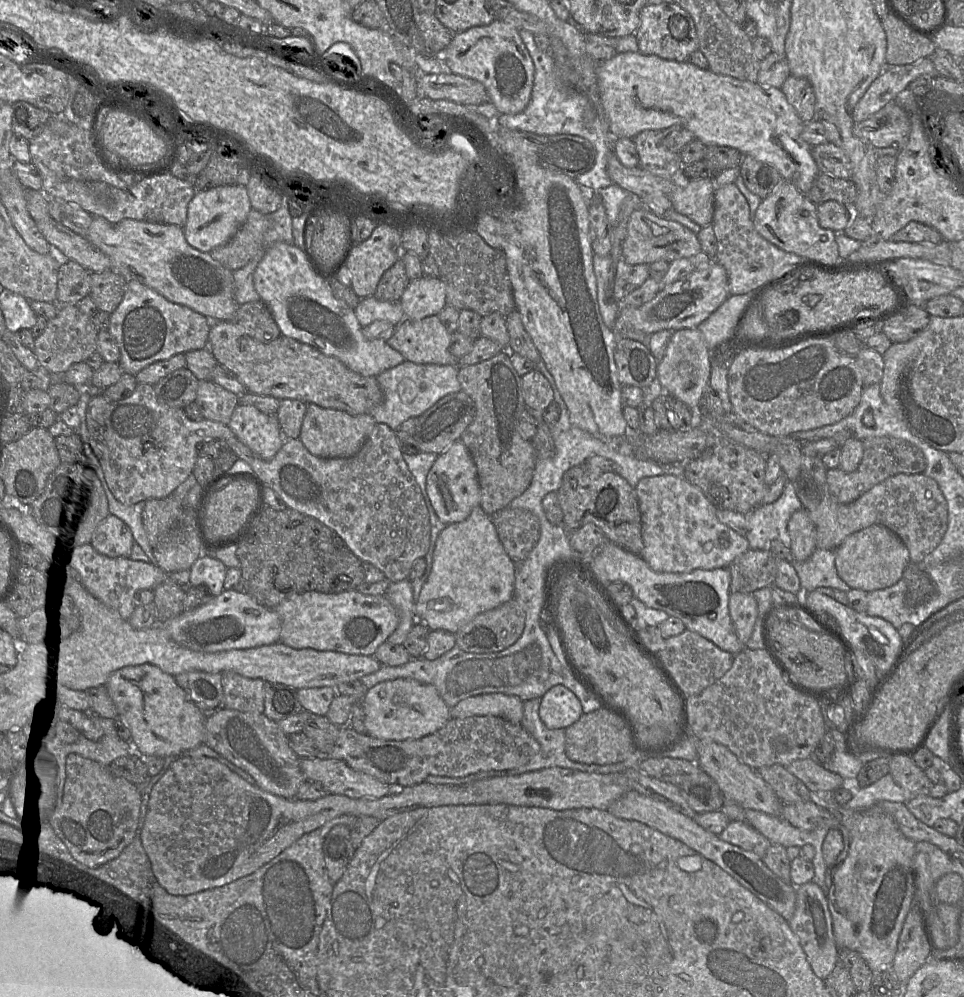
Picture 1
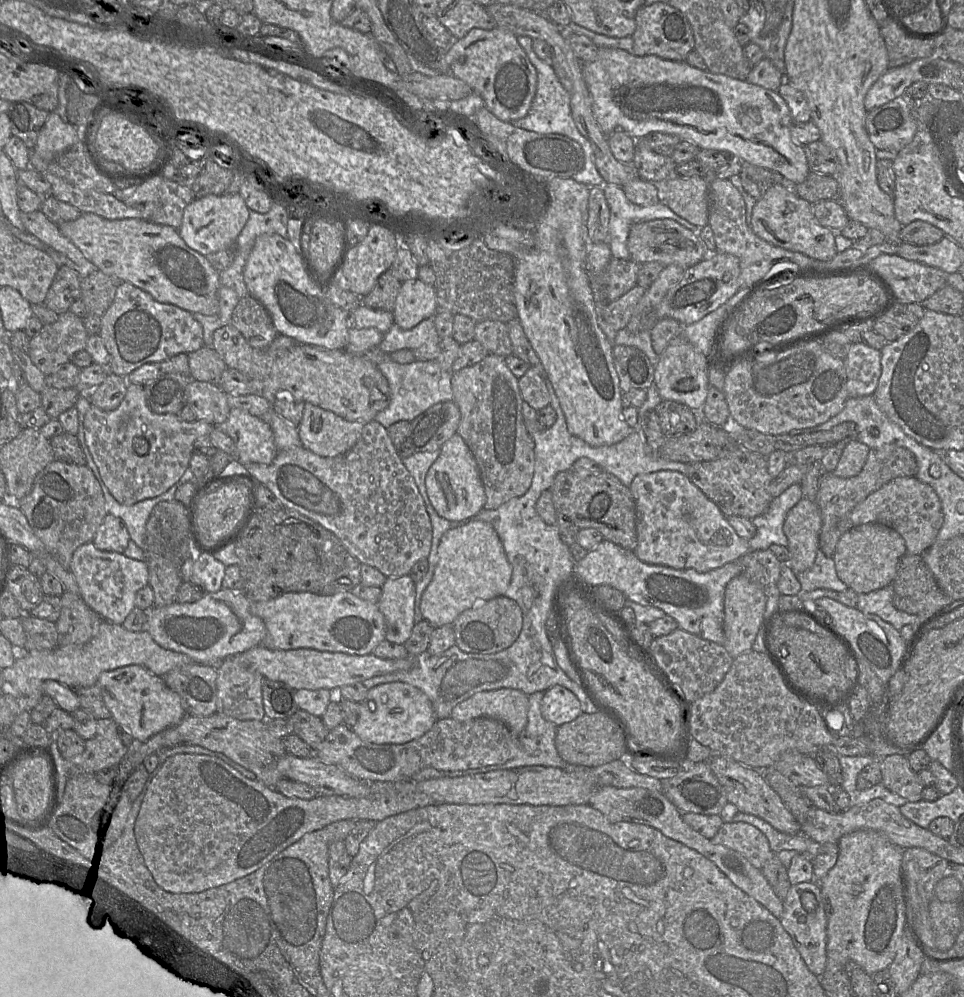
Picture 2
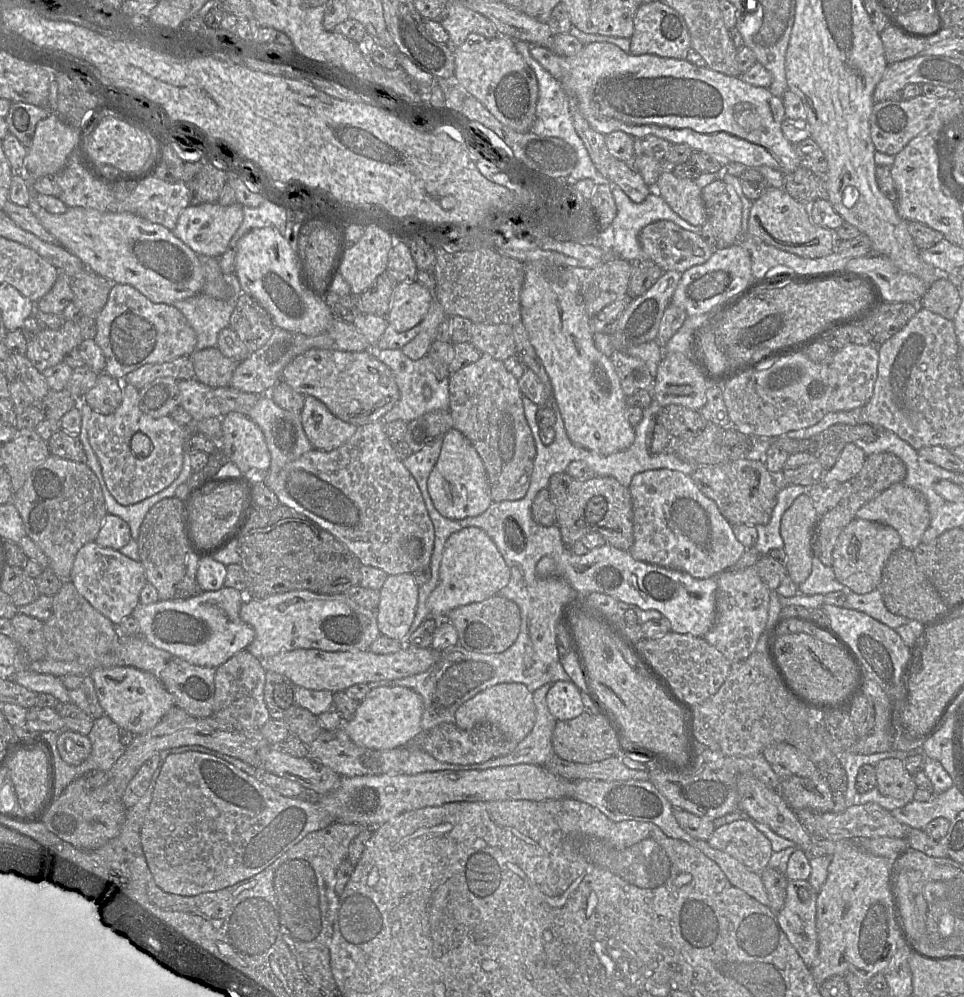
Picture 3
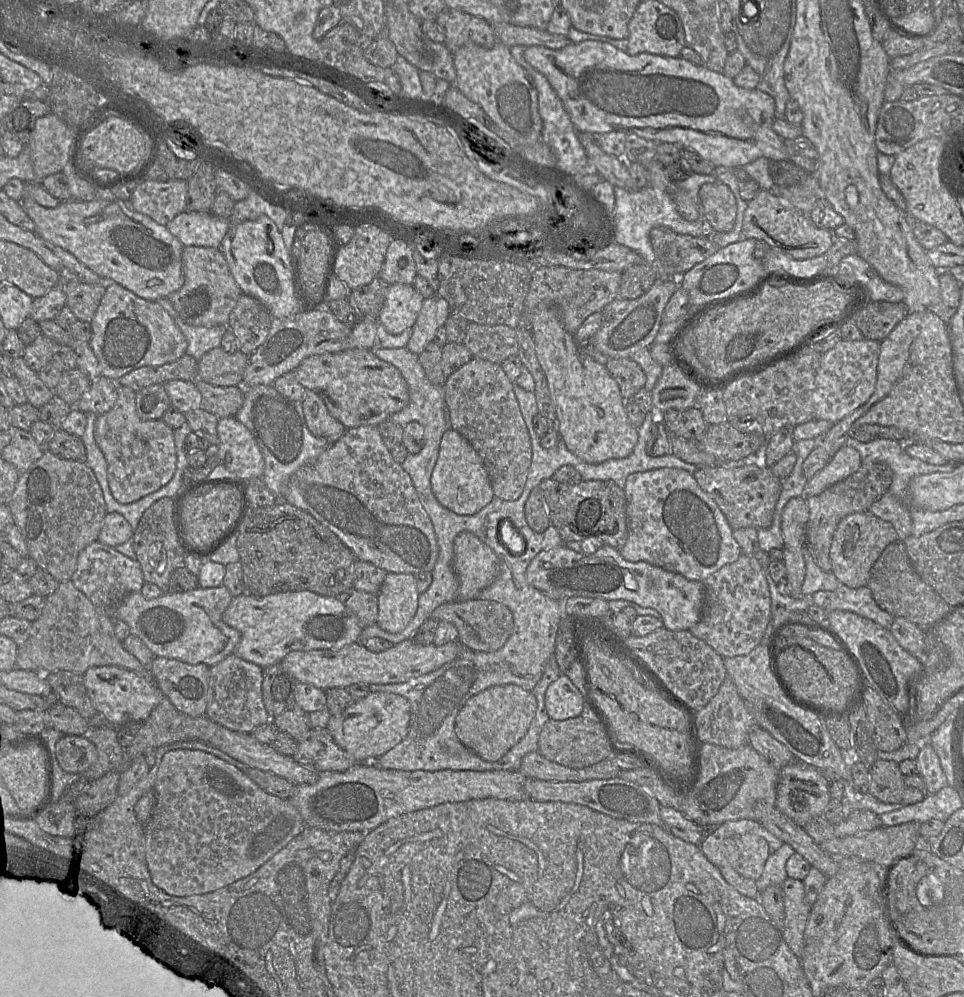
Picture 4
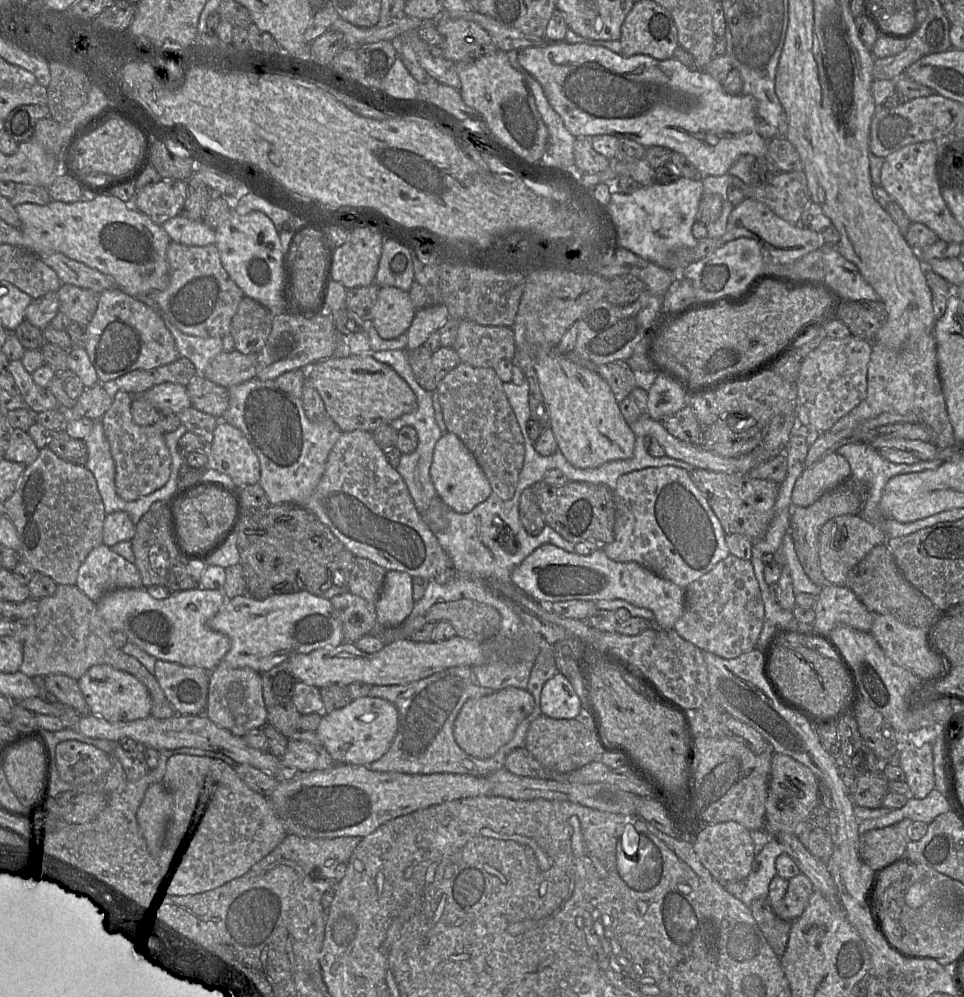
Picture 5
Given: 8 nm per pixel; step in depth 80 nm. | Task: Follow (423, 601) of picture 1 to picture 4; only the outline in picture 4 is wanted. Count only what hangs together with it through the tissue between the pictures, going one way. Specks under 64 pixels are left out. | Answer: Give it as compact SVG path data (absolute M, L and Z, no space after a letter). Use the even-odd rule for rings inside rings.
M471 532L456 536L452 566L459 581L456 601L476 598L494 582L499 572L496 554Z

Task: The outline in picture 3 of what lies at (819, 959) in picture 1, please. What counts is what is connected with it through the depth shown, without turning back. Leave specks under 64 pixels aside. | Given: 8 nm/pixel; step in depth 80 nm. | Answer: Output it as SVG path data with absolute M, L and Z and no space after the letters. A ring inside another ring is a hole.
M789 880L783 908L777 913L778 924L806 966L811 969L818 963L818 934L816 928L816 901L818 893L808 880Z

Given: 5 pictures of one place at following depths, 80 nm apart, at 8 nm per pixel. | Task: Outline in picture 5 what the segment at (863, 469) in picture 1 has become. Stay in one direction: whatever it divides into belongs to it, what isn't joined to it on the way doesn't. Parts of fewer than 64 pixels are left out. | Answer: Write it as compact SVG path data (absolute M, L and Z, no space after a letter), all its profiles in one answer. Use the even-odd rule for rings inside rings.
M850 476L838 486L822 495L816 502L807 507L790 506L790 529L796 553L806 575L819 587L832 585L824 577L819 558L819 535L822 526L830 519L842 515L859 515L864 509L869 495L866 482Z

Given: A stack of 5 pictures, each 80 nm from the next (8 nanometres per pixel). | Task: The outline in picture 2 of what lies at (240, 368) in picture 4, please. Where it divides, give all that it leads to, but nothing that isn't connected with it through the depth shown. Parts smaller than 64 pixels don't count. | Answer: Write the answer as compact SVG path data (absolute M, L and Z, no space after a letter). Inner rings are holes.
M203 346L187 355L192 379L219 384L227 366L213 347Z

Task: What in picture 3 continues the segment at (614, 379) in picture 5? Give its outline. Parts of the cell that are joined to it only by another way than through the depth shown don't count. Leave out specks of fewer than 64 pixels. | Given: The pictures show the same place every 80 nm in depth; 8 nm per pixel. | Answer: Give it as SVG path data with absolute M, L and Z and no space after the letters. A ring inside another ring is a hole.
M616 350L609 358L626 396L630 396L638 390L651 389L654 378L642 360Z

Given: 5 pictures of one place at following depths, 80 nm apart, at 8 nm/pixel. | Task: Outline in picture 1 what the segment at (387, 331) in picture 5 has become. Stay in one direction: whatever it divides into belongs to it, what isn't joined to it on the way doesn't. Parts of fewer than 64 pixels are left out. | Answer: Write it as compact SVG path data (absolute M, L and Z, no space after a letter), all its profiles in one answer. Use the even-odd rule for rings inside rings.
M423 276L411 280L399 300L406 319L437 315L447 306L445 284L440 278Z

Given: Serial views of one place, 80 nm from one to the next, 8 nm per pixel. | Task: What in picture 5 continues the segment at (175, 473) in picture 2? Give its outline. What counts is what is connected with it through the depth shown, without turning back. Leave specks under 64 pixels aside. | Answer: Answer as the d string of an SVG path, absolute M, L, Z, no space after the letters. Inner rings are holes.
M113 390L113 403L101 418L105 436L115 462L117 494L125 501L138 500L167 483L171 474L172 458L164 434L156 425L140 426L133 420L133 396L123 390Z

